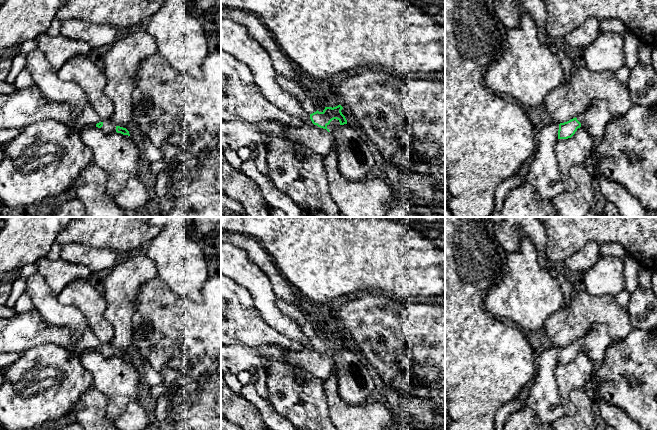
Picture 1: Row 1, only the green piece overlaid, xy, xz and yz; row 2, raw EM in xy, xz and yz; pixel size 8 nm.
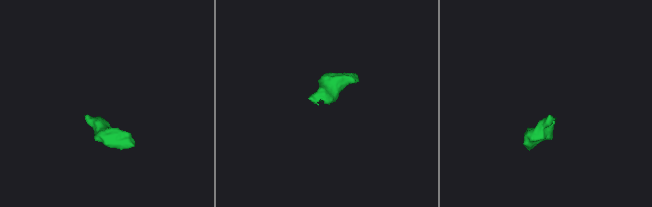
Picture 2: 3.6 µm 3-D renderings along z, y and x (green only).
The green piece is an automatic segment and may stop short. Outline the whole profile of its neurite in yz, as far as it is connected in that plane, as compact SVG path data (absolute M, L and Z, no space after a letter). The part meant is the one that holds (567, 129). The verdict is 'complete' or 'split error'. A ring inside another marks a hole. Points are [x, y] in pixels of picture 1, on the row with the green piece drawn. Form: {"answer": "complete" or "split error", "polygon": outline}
{"answer": "split error", "polygon": "M594 99L590 106L575 118L559 124L558 139L571 138L582 127L592 138L599 140L606 125L612 120L612 113L606 101Z"}

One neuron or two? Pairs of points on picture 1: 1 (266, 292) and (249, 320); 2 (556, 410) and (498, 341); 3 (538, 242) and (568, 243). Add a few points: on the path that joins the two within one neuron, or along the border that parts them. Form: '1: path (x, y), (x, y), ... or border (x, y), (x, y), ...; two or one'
1: border (244, 288), (248, 291), (261, 318), (270, 327); two
2: border (536, 369), (536, 374), (532, 381); two
3: border (544, 227), (547, 233), (546, 257), (551, 262); two

